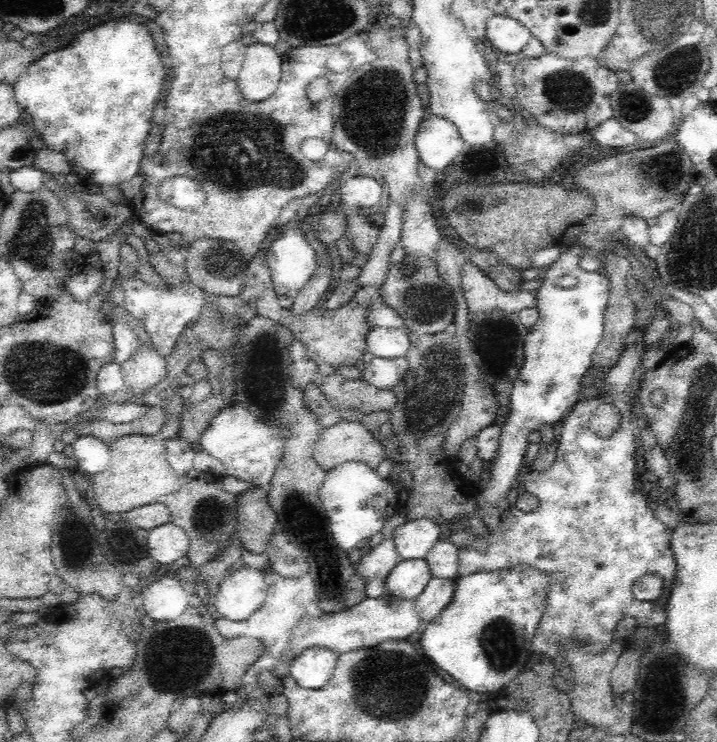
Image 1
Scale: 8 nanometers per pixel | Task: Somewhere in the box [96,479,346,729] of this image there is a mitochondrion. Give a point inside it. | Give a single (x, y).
(182, 653)

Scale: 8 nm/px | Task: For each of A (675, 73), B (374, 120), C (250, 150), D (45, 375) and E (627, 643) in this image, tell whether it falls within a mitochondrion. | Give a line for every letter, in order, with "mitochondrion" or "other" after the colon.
A: mitochondrion
B: mitochondrion
C: mitochondrion
D: mitochondrion
E: other

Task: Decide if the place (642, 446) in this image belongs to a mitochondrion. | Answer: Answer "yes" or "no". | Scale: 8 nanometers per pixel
no

